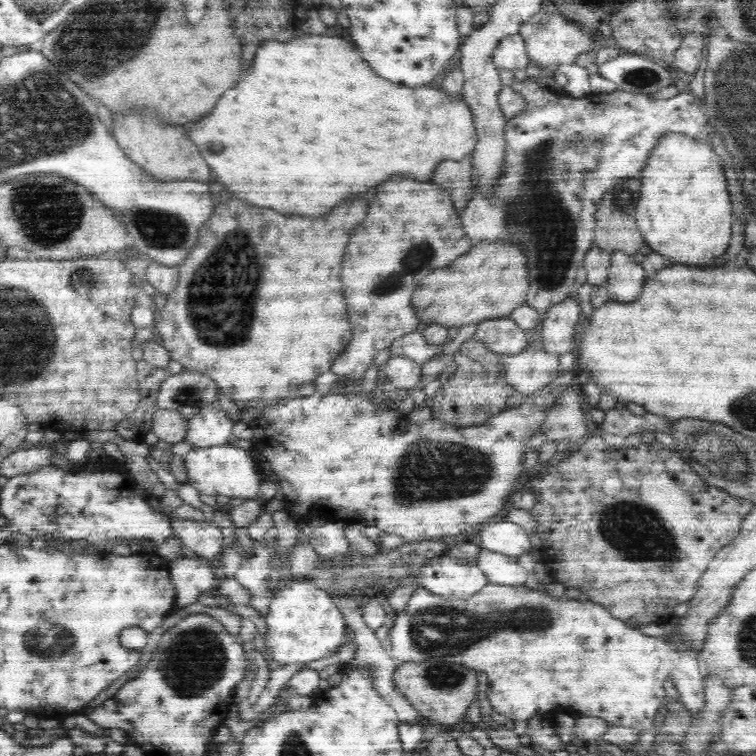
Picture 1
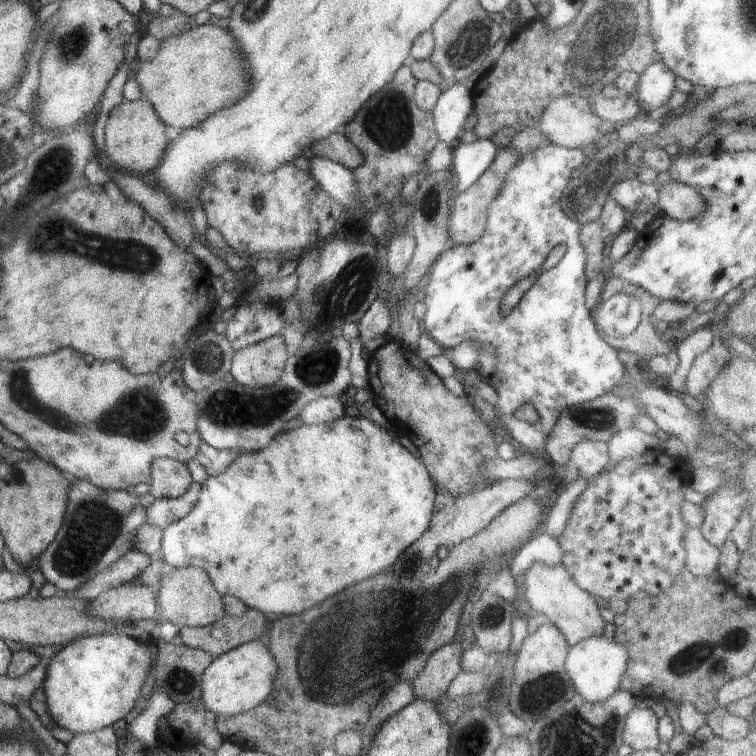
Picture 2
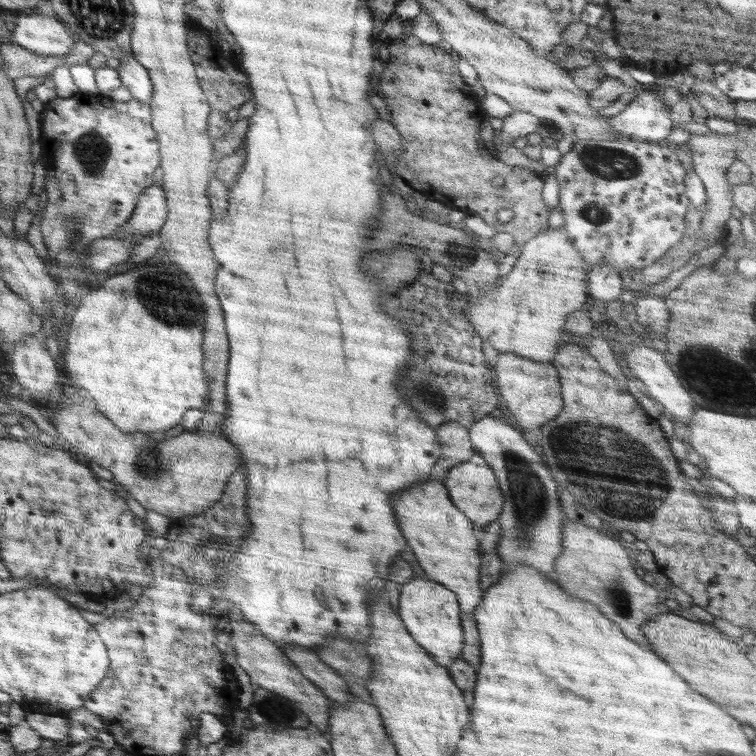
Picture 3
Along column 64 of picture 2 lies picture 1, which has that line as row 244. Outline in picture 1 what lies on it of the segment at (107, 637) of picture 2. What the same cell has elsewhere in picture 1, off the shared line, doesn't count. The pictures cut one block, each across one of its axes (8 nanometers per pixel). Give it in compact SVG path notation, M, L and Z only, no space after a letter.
M670 132L670 134L664 134L662 140L656 144L656 148L650 152L648 160L646 160L646 166L642 168L640 176L640 192L639 198L636 201L635 207L635 223L638 230L642 233L644 242L654 253L665 256L669 264L683 264L684 266L694 266L696 268L710 268L714 264L716 258L720 258L722 254L728 250L730 244L730 236L732 236L732 205L730 204L730 197L728 190L726 189L726 177L724 176L724 169L722 169L721 159L718 155L712 152L712 146L710 143L704 140L698 140L697 138L691 138L685 134L676 134Z

